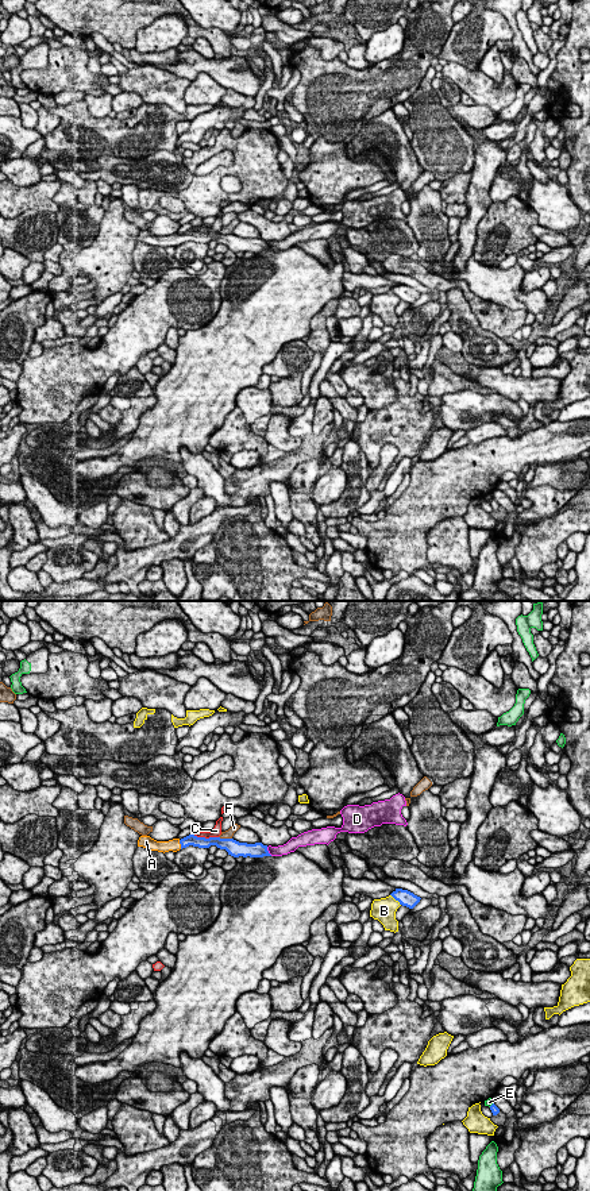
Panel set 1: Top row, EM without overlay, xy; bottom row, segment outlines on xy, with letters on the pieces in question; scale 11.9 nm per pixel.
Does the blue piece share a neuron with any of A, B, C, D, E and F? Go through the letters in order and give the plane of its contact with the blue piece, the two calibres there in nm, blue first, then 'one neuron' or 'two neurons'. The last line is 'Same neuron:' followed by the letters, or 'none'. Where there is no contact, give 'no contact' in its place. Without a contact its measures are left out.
A: xy | 130/140 nm | one neuron
B: xy | 190/280 nm | two neurons
C: xy | 130/120 nm | two neurons
D: xy | 180/130 nm | two neurons
E: xy | 90/90 nm | two neurons
F: xy | 190/100 nm | two neurons
Same neuron: A

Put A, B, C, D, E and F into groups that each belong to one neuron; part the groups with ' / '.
A / B / C / D / E / F

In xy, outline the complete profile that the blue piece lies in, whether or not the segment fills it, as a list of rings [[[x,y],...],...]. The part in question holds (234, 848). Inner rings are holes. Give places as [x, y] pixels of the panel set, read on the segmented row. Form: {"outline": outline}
{"outline": [[[189,835],[184,839],[173,839],[169,841],[157,841],[151,839],[150,836],[140,836],[138,840],[138,847],[143,847],[150,851],[158,851],[158,852],[177,852],[182,848],[186,848],[189,845],[198,847],[198,848],[209,848],[211,845],[216,845],[220,849],[225,849],[228,855],[234,857],[263,857],[263,856],[271,856],[267,851],[267,845],[263,845],[262,843],[255,844],[247,844],[247,843],[239,843],[234,839],[220,839],[220,837],[197,837],[194,835]]]}

